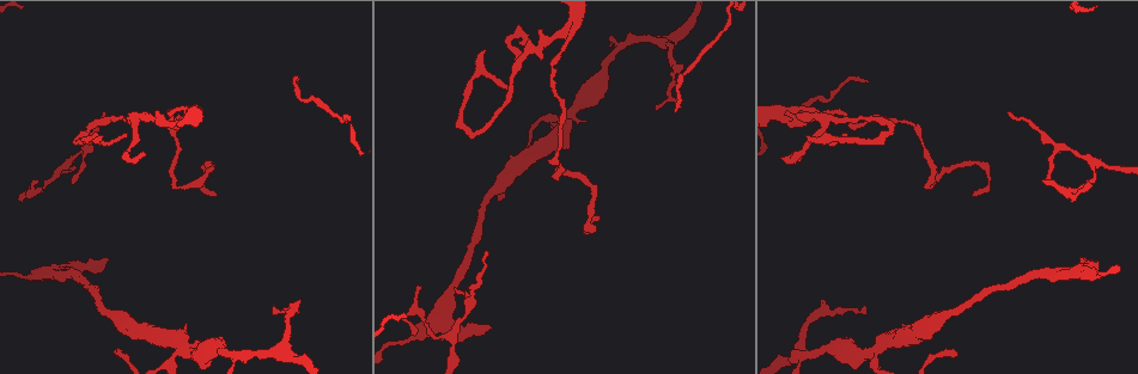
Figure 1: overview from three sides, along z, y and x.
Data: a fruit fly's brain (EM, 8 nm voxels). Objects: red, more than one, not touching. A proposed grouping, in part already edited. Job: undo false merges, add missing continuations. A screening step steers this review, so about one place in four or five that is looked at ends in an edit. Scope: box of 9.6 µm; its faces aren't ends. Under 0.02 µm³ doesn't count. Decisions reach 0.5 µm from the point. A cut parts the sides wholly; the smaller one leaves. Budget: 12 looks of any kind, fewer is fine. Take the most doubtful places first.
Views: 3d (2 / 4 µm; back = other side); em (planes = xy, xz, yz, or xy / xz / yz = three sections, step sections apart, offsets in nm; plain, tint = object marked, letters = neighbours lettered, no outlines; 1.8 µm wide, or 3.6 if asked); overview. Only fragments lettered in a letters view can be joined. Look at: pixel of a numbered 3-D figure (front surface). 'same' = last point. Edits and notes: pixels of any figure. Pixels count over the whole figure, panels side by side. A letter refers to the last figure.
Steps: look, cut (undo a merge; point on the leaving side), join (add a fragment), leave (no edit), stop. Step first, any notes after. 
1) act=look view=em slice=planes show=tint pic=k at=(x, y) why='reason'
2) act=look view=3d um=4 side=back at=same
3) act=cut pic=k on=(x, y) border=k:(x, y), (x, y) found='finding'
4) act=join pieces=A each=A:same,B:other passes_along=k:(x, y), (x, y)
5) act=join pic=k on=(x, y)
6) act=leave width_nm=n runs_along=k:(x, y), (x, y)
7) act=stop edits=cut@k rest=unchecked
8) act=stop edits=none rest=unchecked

act=look view=em slice=planes show=tint pic=1 at=(566, 119) why='two arms at a narrow angle'

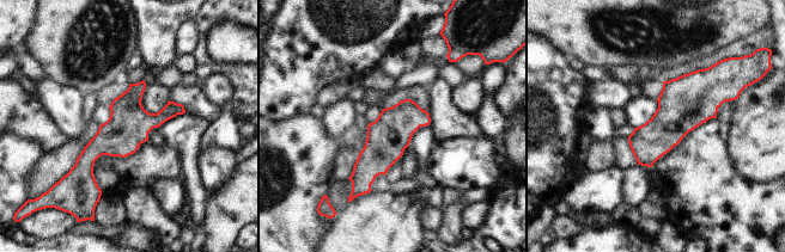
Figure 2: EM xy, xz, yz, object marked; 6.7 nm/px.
act=look view=em slice=planes show=letters at=same why='see the neighbours'

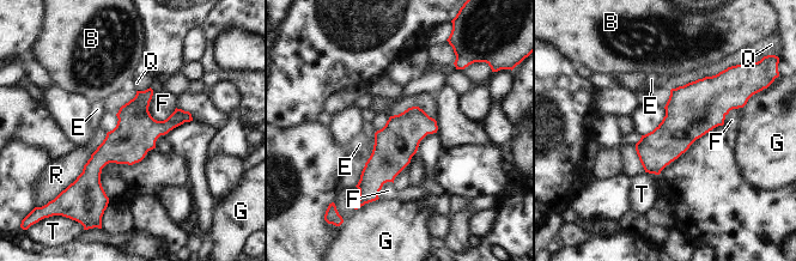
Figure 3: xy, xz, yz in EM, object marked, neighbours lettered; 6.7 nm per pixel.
act=leave each=B:other,E:other,F:other,G:other,Q:other,R:other,T:other border=3:(152, 91), (149, 113), (163, 121) found='all the same neuron'

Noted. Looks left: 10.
act=look view=em slice=xz step=16 show=letters pic=1 at=(233, 355) why='branch point'

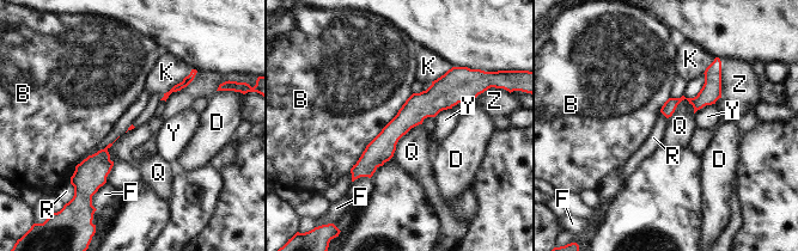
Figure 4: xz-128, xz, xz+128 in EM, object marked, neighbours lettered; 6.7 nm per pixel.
act=leave width_nm=30 longest_contact=B:650nm each=B:other,D:other,F:other,K:other,Q:other,R:other,Y:other,Z:other found='all the same neuron'

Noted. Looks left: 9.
act=look view=em slice=planes show=letters pic=1 at=(802, 157) why='free end'

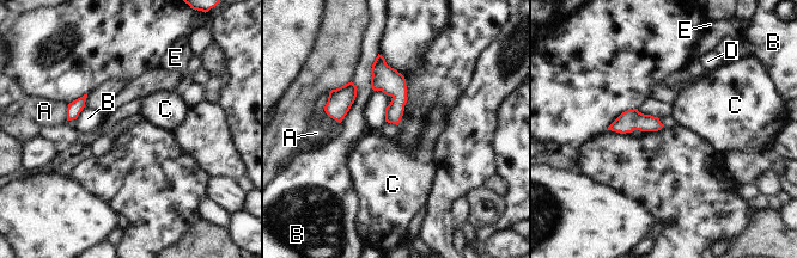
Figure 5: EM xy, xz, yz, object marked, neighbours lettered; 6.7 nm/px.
act=leave longest_contact=B:280nm each=A:other,B:other,C:other,D:other,E:other border=5:(352, 81), (356, 99), (341, 121) found='no lettered fragment goes on from it'

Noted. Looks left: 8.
act=look view=em slice=planes show=letters pic=1 at=(455, 289) why='branch stops here'

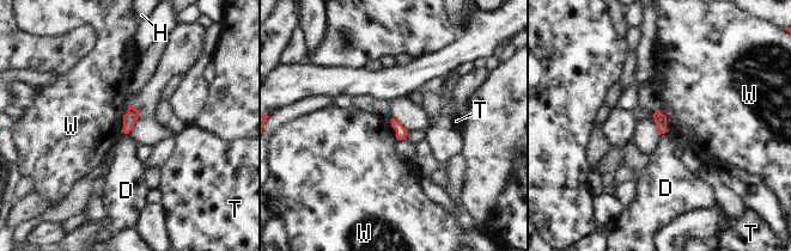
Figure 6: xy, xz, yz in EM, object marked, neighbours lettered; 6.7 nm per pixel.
act=leave each=D:other,H:other,T:other,W:other border=6:(123, 114), (125, 134) found='none of them fits'

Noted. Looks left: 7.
act=look view=em slice=xy step=8 show=tint pic=1 at=(558, 100) why='abrupt turn'

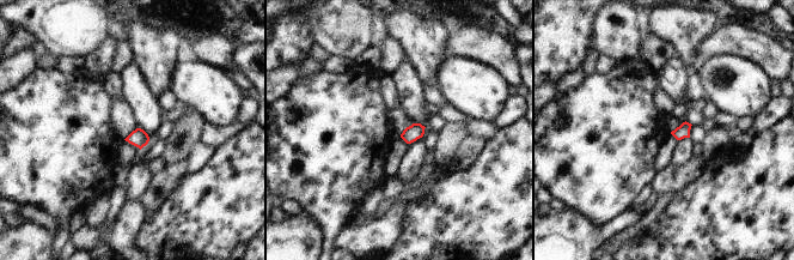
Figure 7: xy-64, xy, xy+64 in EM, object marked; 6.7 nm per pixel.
act=look view=em slice=planes show=letters at=same

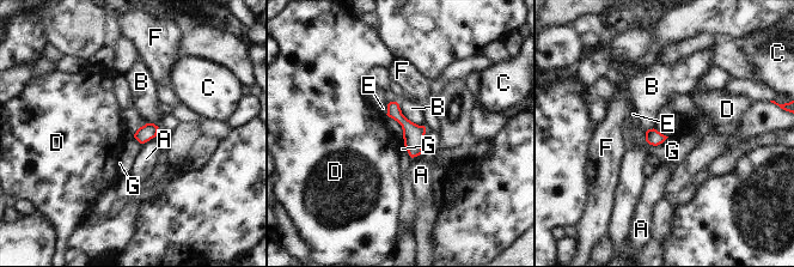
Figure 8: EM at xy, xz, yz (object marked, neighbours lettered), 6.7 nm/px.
act=leave each=A:other,B:other,C:other,D:other,E:other,F:other,G:other runs_along=8:(392, 104), (413, 133), (419, 151) found='one neuron here'

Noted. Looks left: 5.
act=stop edits=none rest=unchecked

